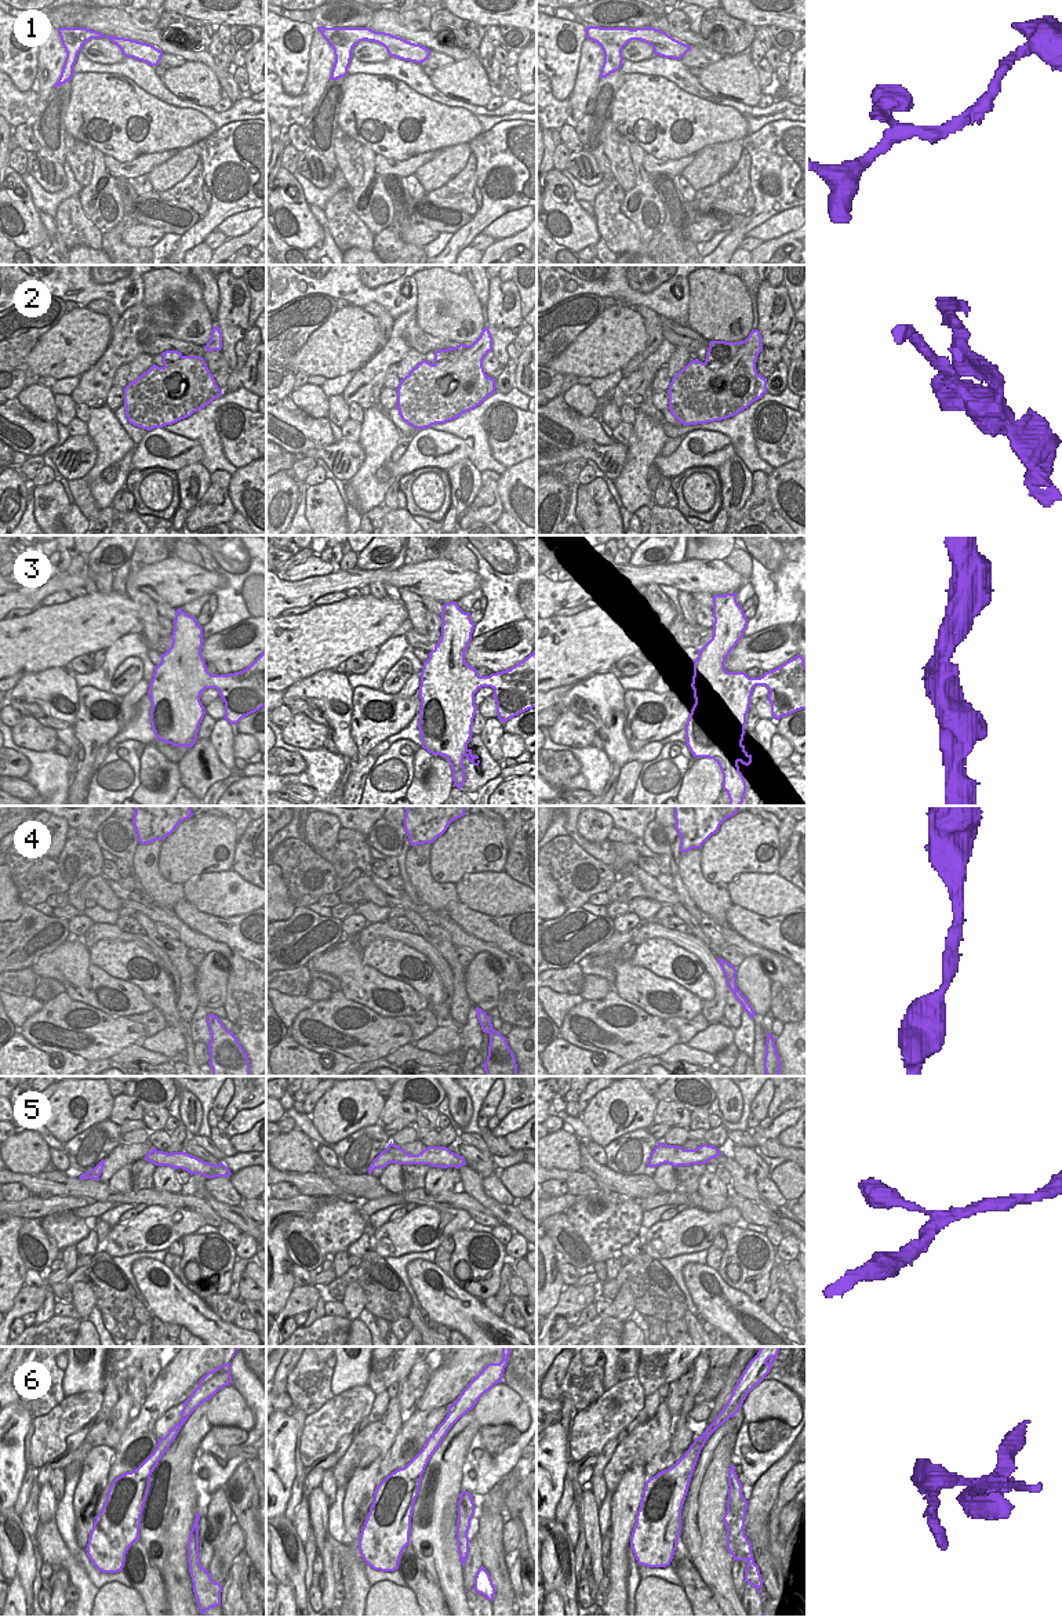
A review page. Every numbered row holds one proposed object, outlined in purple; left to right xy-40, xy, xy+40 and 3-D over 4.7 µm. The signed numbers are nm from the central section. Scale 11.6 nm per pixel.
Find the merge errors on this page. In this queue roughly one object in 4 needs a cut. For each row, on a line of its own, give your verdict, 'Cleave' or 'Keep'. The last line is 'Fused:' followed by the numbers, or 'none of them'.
1: Keep
2: Cleave
3: Keep
4: Keep
5: Keep
6: Keep
Fused: 2.

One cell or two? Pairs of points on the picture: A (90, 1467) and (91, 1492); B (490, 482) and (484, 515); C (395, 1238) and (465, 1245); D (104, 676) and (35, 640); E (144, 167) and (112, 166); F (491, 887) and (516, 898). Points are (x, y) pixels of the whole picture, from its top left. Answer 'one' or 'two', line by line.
A: one
B: one
C: two
D: two
E: one
F: one

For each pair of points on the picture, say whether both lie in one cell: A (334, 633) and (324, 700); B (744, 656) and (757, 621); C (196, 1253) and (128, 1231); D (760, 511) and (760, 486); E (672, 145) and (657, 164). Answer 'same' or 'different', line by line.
A: different
B: different
C: different
D: same
E: different

